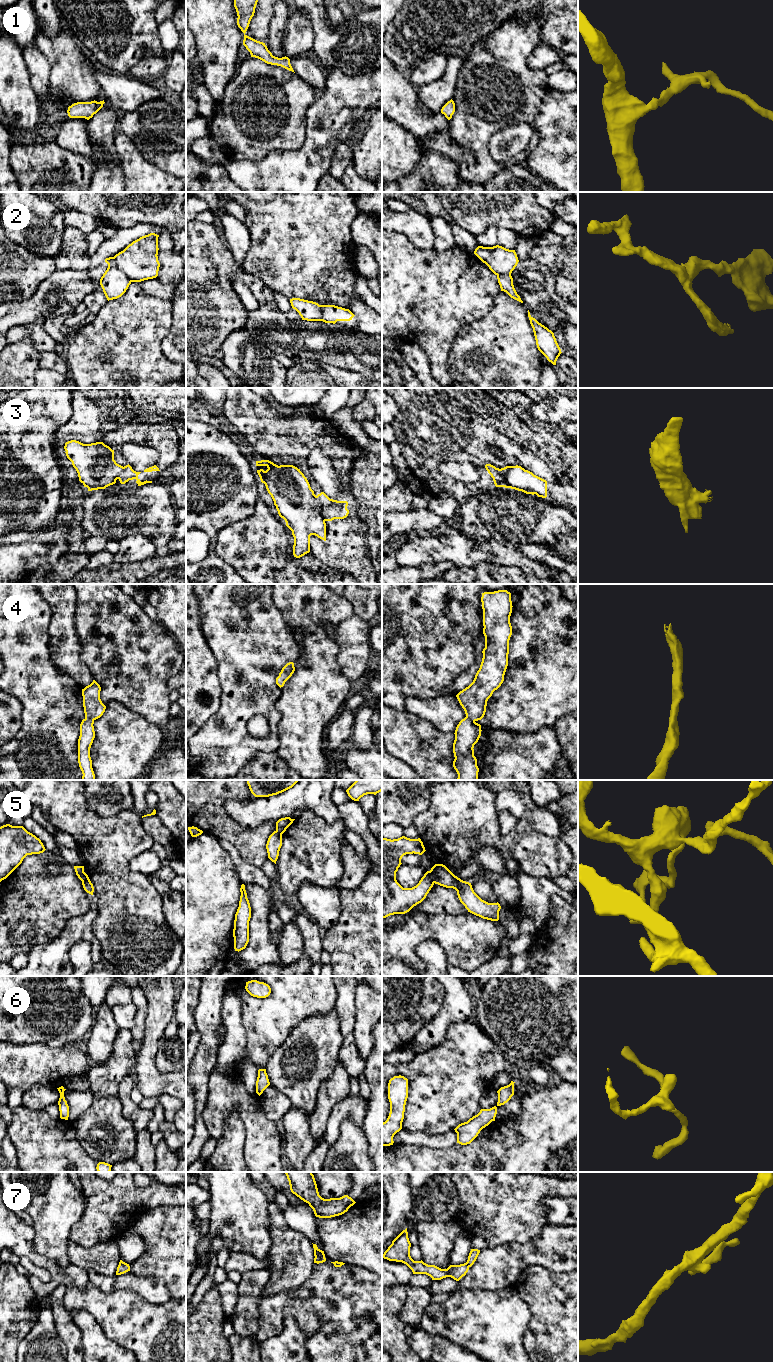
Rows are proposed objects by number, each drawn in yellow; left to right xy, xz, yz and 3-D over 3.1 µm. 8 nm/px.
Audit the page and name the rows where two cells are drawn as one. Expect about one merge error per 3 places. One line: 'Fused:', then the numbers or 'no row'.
Fused: 2, 3, 5

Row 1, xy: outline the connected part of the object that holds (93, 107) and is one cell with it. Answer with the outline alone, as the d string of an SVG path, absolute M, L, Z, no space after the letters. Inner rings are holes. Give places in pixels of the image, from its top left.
M104 100L97 102L77 102L68 107L67 113L70 118L85 118L89 120L96 114L104 104Z

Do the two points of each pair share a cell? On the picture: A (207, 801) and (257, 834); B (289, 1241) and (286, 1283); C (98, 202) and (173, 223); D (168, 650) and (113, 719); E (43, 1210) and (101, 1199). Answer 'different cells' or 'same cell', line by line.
A: same cell
B: same cell
C: same cell
D: different cells
E: different cells

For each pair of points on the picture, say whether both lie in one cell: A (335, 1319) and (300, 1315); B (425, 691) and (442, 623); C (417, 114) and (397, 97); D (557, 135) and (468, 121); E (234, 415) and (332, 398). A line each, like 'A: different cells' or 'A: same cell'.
A: different cells
B: same cell
C: same cell
D: different cells
E: different cells

